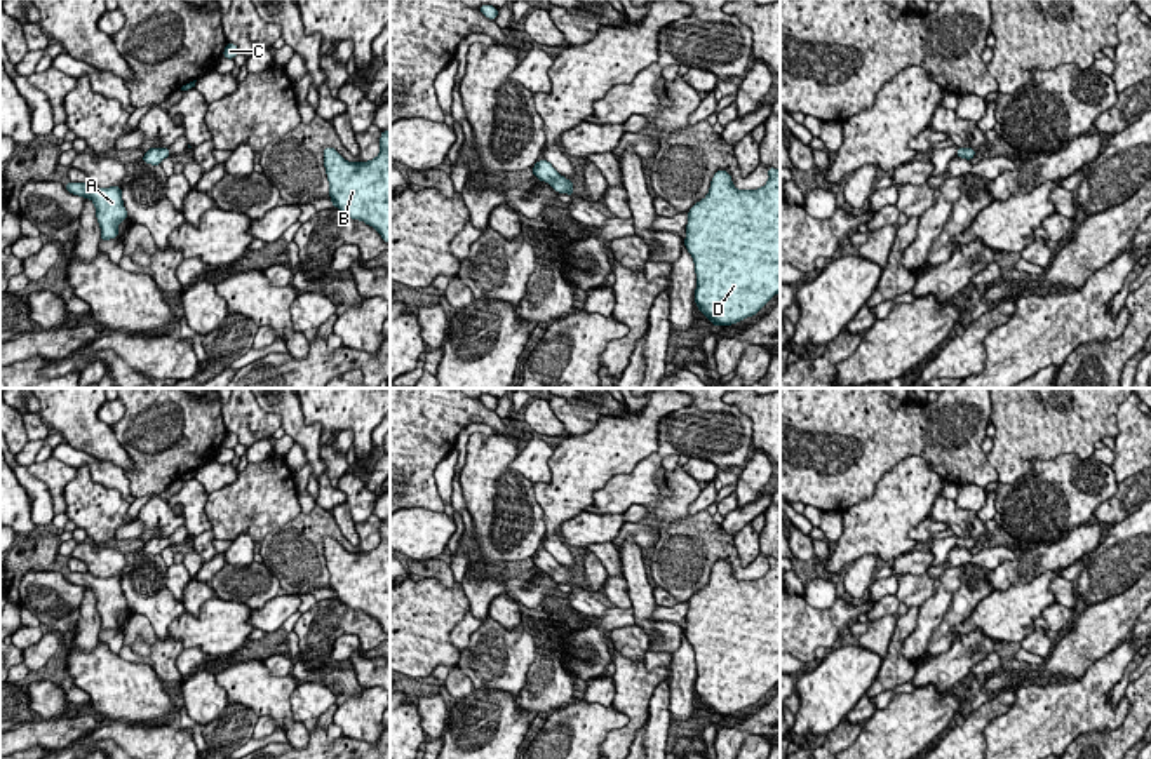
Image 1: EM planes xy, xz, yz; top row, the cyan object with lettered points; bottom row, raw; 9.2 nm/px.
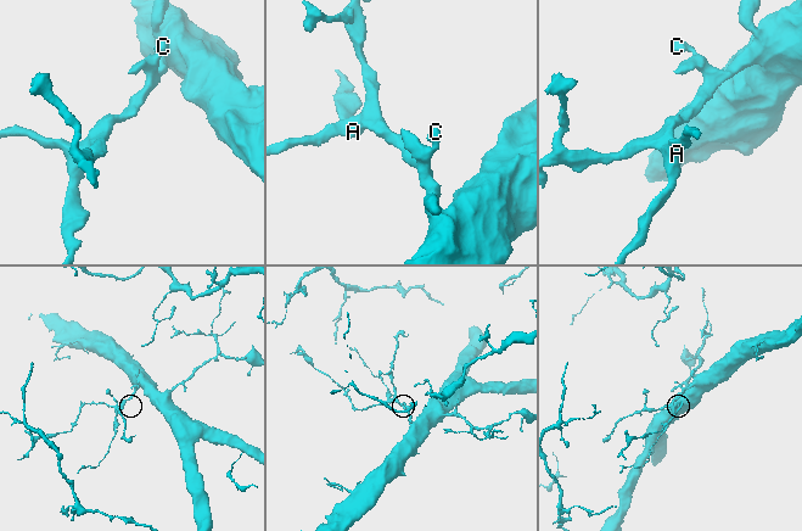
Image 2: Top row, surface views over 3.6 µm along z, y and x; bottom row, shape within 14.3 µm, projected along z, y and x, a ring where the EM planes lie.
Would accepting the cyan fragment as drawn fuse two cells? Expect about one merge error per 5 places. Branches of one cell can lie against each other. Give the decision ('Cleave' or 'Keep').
Keep

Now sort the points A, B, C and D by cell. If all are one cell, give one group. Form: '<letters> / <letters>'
A B C D

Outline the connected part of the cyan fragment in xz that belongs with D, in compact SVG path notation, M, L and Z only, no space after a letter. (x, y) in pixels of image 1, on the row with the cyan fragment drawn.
M768 167L770 179L757 190L737 190L730 172L719 169L710 181L707 197L688 211L684 245L693 258L697 273L695 305L714 327L733 326L754 317L780 292L780 171Z

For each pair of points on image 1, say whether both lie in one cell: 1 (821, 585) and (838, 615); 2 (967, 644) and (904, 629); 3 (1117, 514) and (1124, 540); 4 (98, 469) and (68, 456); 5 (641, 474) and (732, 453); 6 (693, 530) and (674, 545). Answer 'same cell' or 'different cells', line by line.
1: different cells
2: different cells
3: different cells
4: same cell
5: same cell
6: same cell

